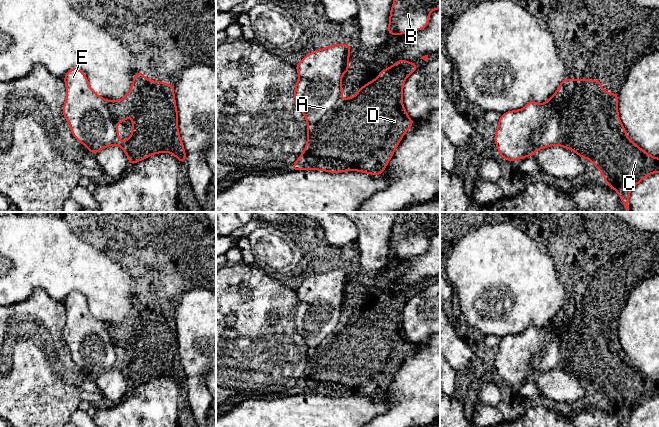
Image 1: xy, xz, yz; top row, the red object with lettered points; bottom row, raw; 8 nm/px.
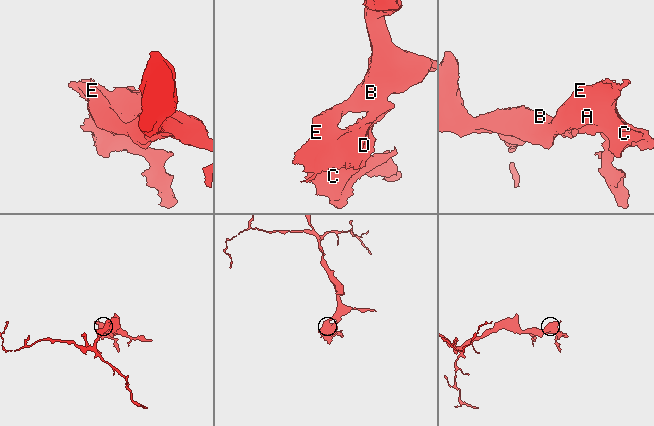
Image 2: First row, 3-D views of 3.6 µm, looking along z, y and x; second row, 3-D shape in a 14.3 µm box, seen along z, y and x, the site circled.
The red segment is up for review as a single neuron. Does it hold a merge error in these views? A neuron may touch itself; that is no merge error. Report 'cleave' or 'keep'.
keep

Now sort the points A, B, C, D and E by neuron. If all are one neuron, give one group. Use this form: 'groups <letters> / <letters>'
groups A B C D E

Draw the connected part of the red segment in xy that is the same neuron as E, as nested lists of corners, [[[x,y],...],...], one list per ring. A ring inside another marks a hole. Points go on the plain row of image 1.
[[[71,292],[63,303],[66,323],[62,337],[73,361],[93,379],[105,371],[116,369],[123,373],[130,389],[163,376],[173,378],[179,386],[186,387],[186,376],[178,353],[178,334],[173,308],[146,303],[142,295],[137,295],[128,317],[120,324],[107,325],[92,314],[88,301],[80,293]],[[130,339],[132,358],[124,366],[120,366],[117,348],[124,347]]]

